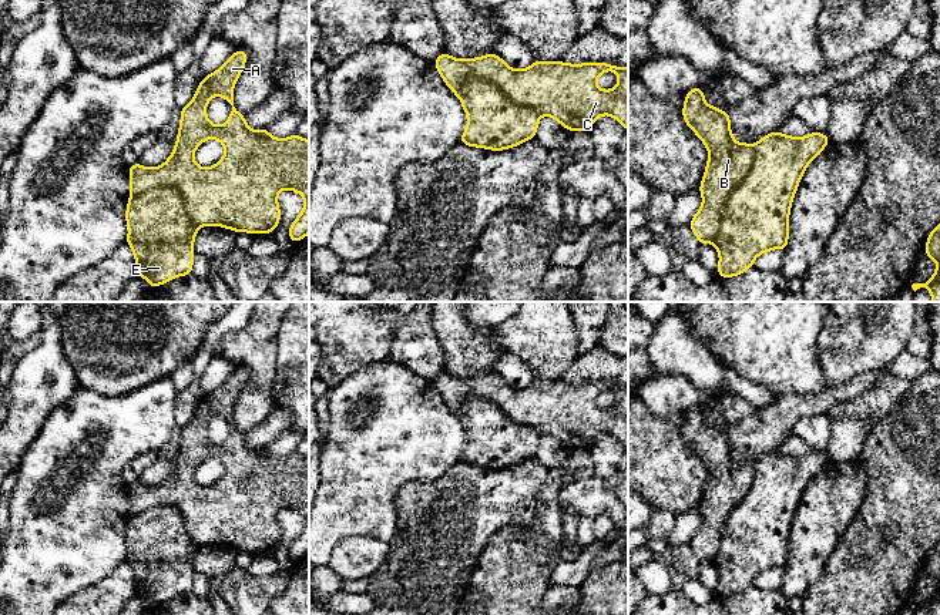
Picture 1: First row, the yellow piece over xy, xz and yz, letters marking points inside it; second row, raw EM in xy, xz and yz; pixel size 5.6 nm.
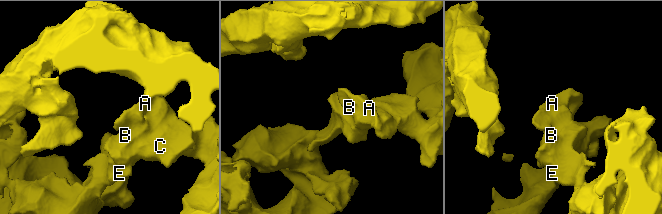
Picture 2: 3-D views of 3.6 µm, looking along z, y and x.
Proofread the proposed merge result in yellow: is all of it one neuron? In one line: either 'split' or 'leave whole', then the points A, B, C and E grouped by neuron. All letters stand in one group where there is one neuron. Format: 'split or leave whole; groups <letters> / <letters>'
split; groups A B C / E

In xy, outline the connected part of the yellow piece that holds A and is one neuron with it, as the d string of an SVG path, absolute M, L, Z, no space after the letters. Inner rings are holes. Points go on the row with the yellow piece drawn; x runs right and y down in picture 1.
M236 50L216 71L202 78L191 102L181 108L178 137L167 161L154 168L138 162L128 167L130 198L151 188L169 186L181 194L187 214L197 226L222 226L234 232L258 235L272 233L279 225L278 194L291 189L305 199L302 212L288 231L291 241L296 243L309 233L309 140L296 132L289 138L275 138L269 128L256 131L248 127L245 115L234 107L234 87L246 60L246 51ZM214 95L232 105L222 125L214 125L207 117L207 104ZM211 138L218 140L225 152L215 165L202 168L195 162L194 154Z

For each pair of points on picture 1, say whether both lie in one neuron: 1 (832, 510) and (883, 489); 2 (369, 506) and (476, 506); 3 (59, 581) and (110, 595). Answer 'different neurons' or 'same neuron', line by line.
1: different neurons
2: different neurons
3: different neurons

